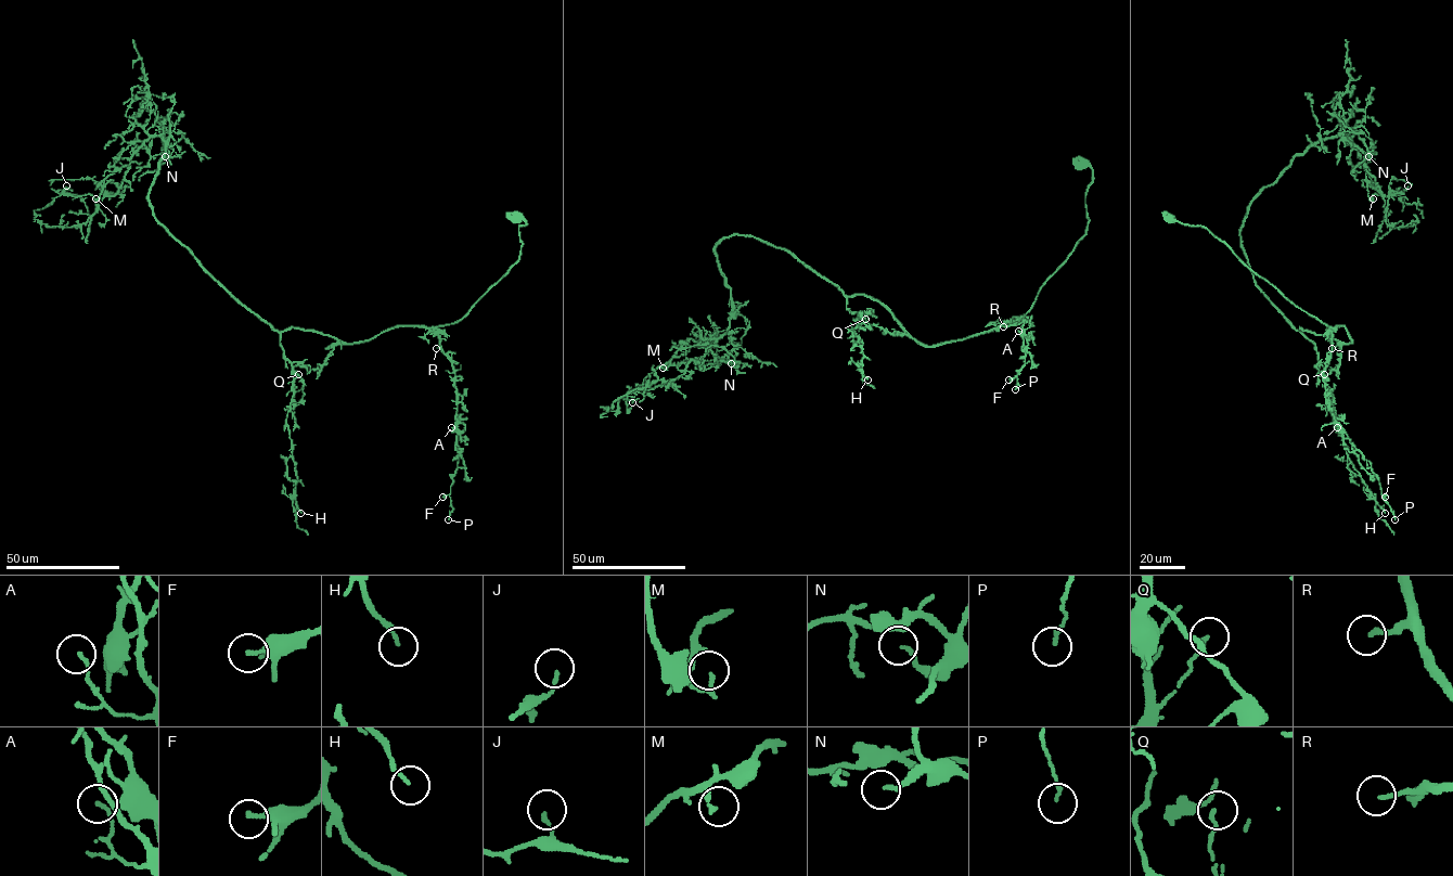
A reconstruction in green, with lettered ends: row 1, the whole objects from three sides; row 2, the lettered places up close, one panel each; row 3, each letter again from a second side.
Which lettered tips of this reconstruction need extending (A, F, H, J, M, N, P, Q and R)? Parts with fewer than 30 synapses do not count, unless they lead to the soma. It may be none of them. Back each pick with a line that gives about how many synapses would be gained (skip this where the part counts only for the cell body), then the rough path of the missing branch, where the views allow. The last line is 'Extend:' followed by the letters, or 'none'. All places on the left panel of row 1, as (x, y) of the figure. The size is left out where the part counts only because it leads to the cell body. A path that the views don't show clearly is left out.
R: about 50 synapses; missing branch runs (436, 348), (439, 371), (435, 372), (439, 372)
Extend: R

